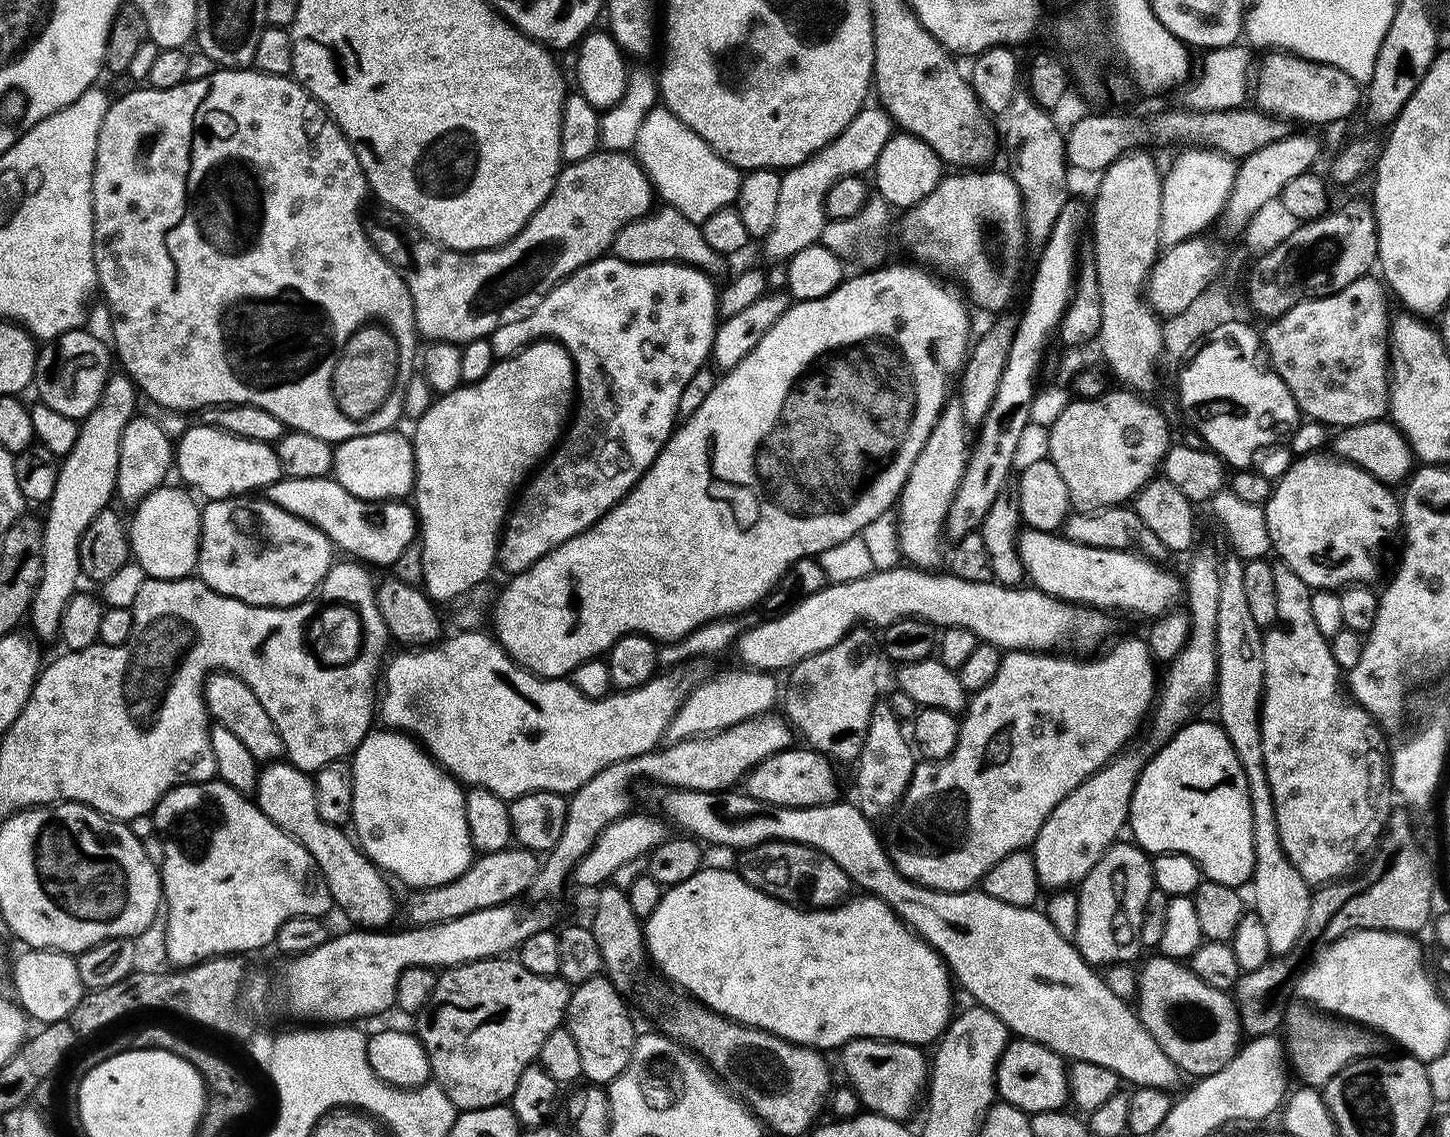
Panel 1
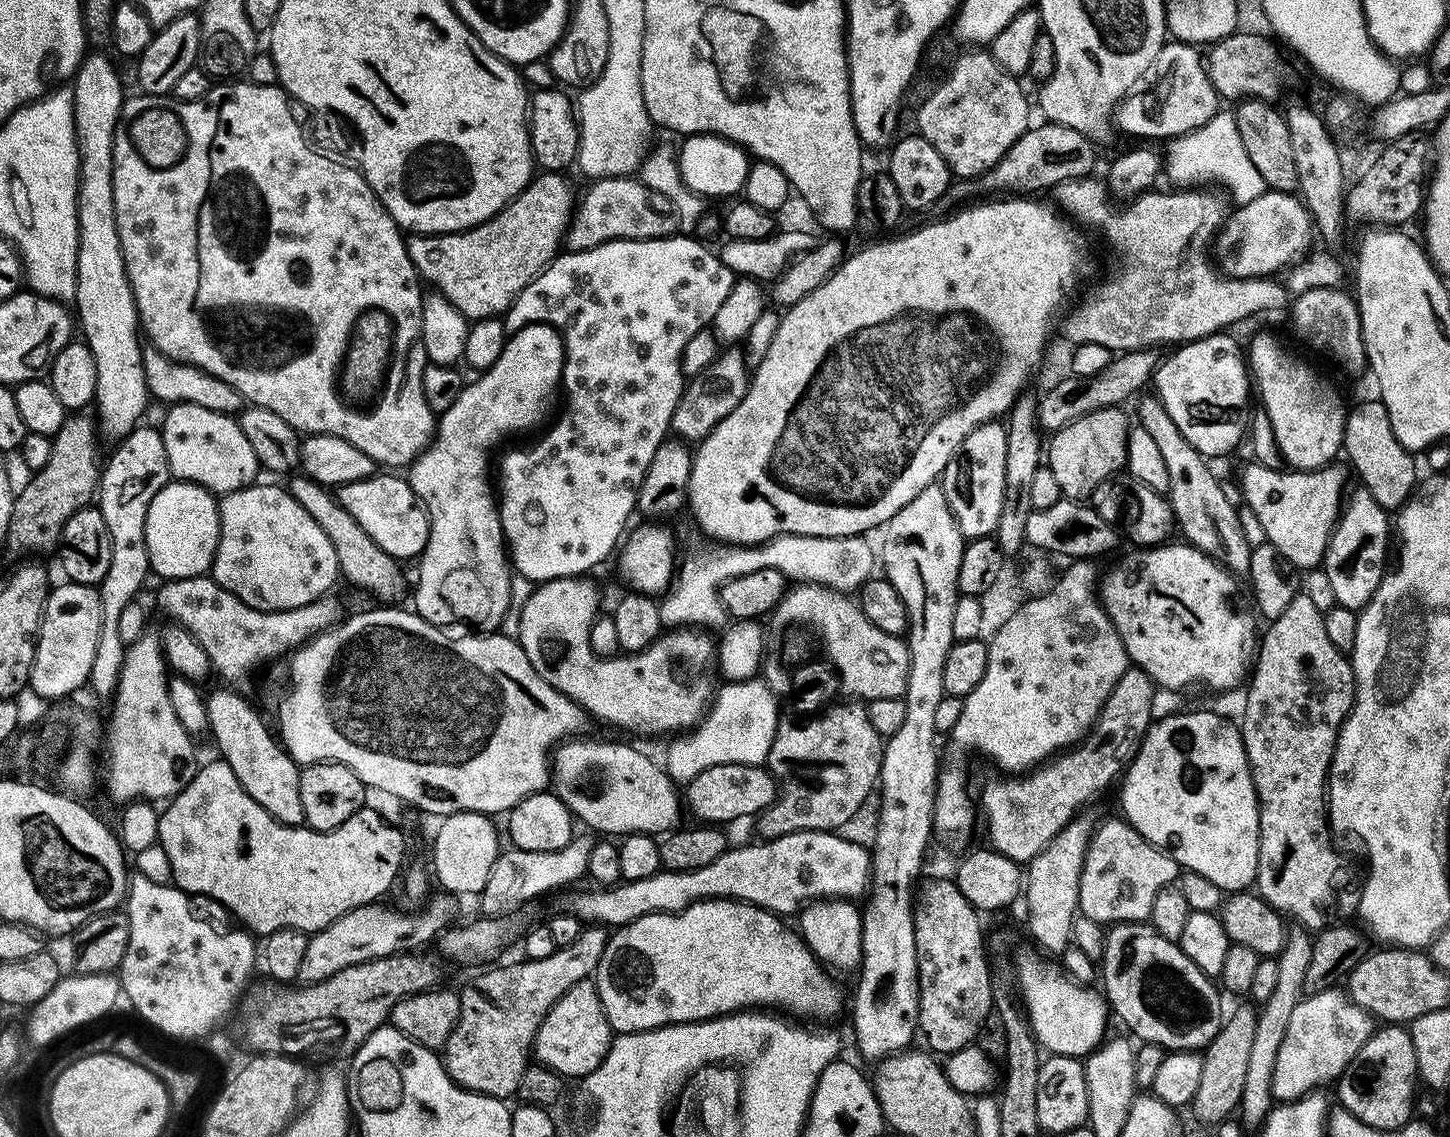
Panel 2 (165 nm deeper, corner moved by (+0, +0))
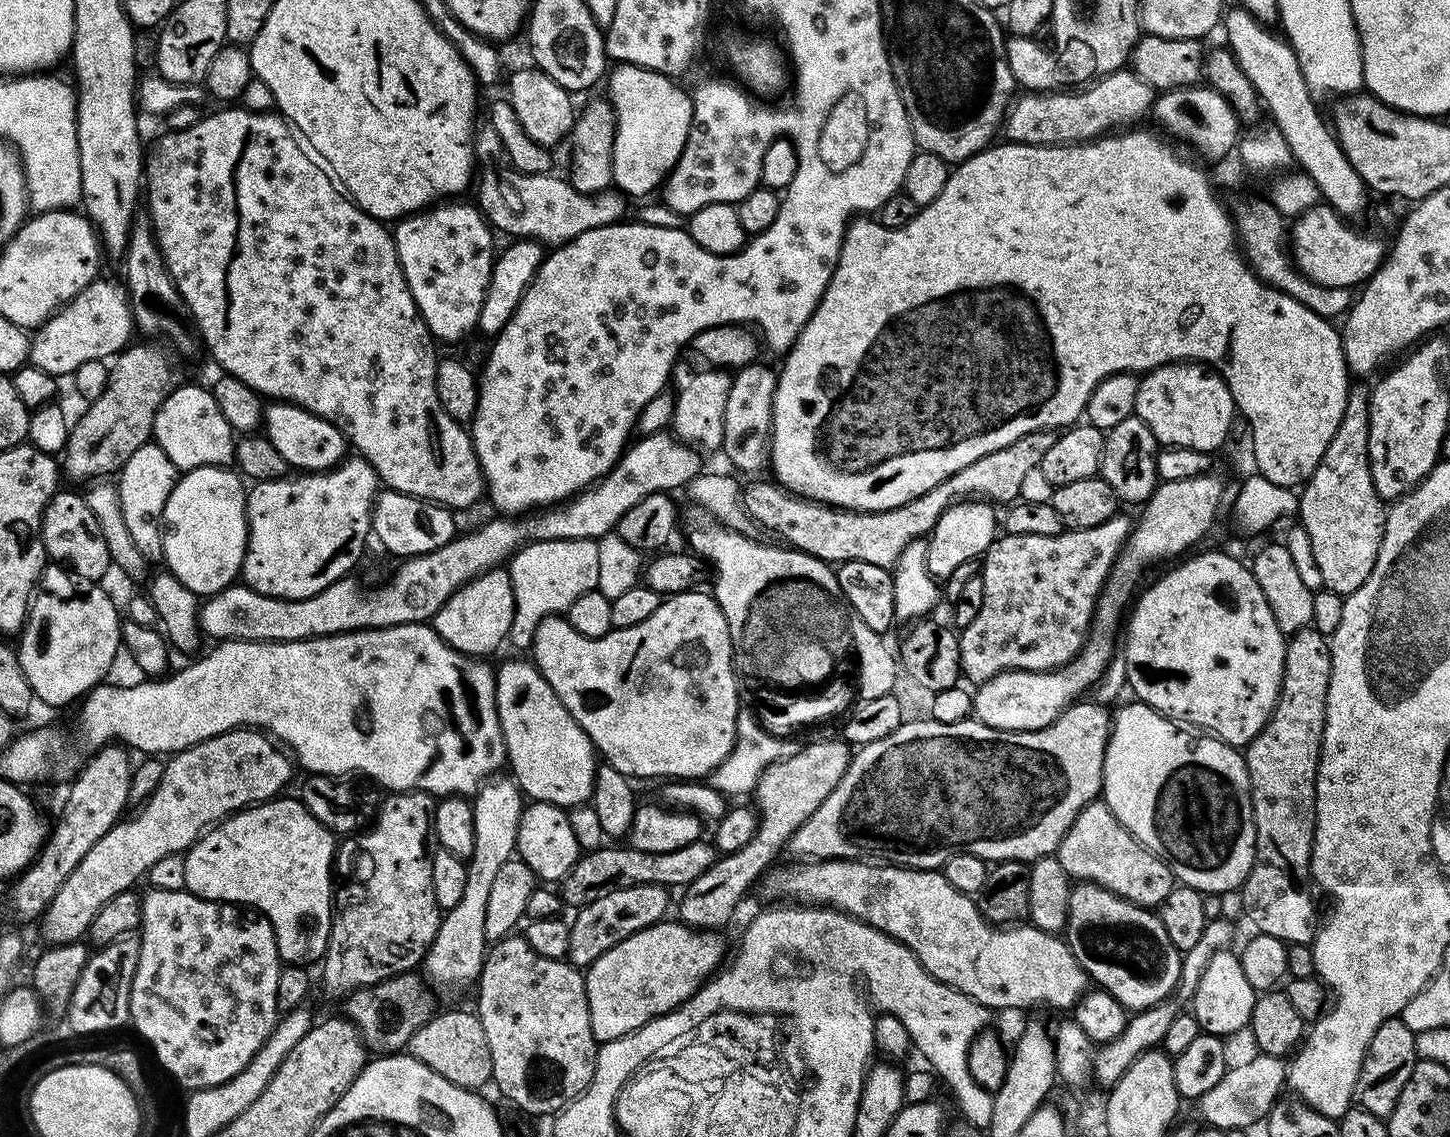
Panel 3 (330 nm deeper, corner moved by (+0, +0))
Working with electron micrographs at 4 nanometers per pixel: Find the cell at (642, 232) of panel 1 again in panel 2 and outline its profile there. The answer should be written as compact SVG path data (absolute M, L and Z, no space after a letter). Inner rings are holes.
M612 176L593 179L588 185L564 233L562 244L567 251L590 250L611 240L657 240L677 231L676 210L670 200L644 185L639 178Z

